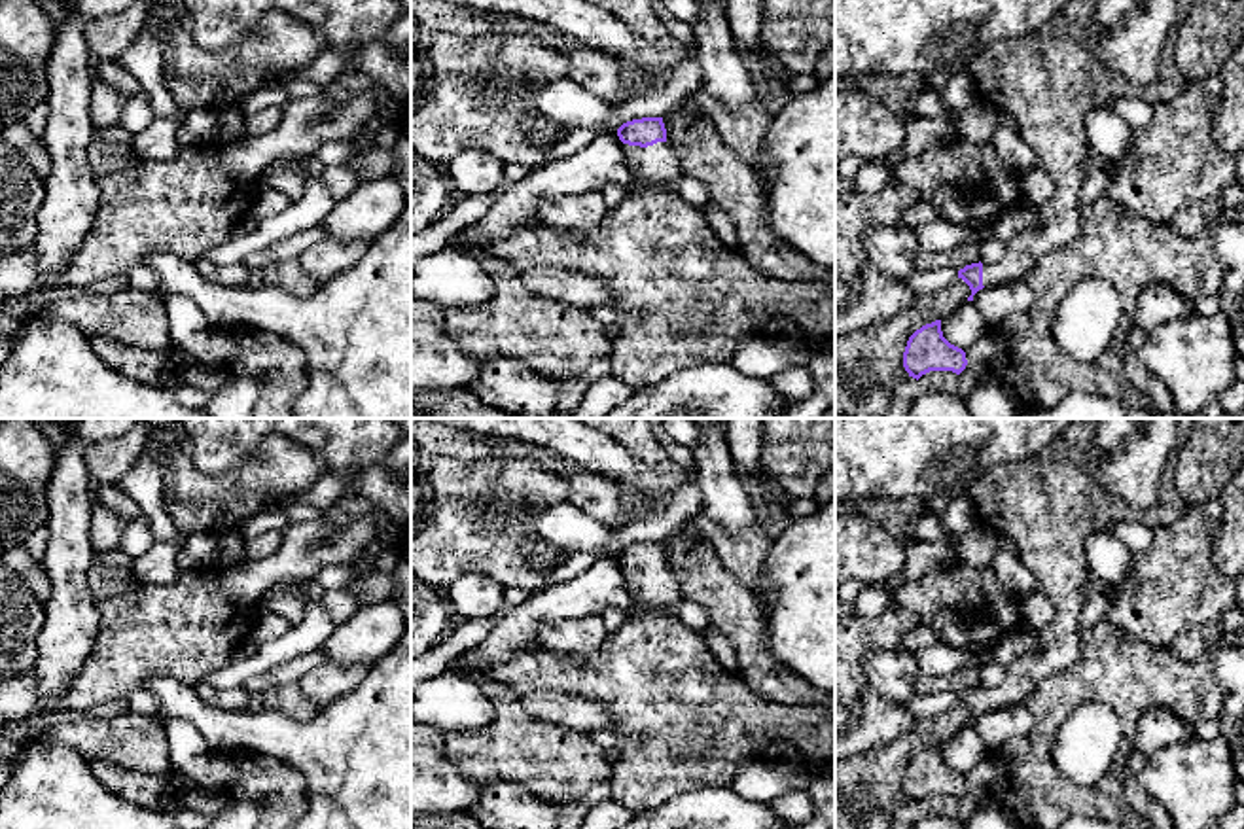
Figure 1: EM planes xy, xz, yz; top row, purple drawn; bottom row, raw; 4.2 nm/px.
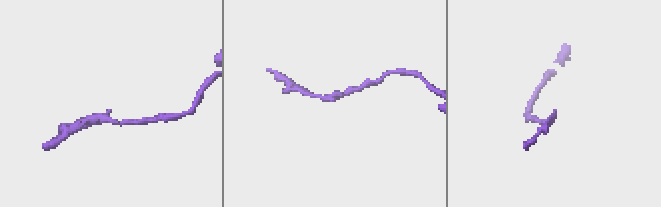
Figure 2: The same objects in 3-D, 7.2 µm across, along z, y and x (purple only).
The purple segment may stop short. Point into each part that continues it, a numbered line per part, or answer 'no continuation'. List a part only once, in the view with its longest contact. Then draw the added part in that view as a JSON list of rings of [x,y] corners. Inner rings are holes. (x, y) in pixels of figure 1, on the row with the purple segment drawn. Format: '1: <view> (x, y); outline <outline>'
1: xz (656, 167); outline [[[668,142],[648,148],[623,144],[623,150],[634,174],[634,187],[678,191],[684,170]]]

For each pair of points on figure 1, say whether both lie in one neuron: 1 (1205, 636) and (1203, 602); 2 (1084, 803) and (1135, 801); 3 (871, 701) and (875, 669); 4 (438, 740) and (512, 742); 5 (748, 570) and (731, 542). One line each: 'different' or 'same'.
1: different
2: different
3: different
4: same
5: same

